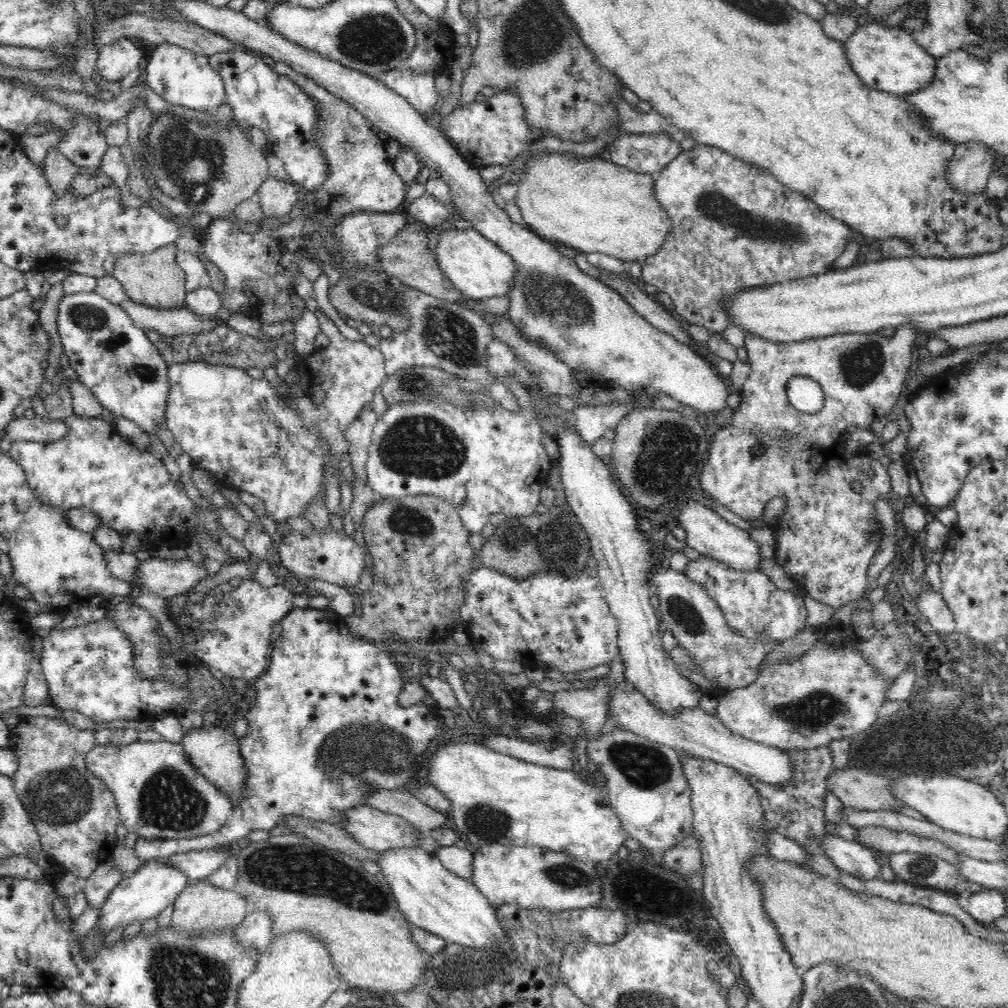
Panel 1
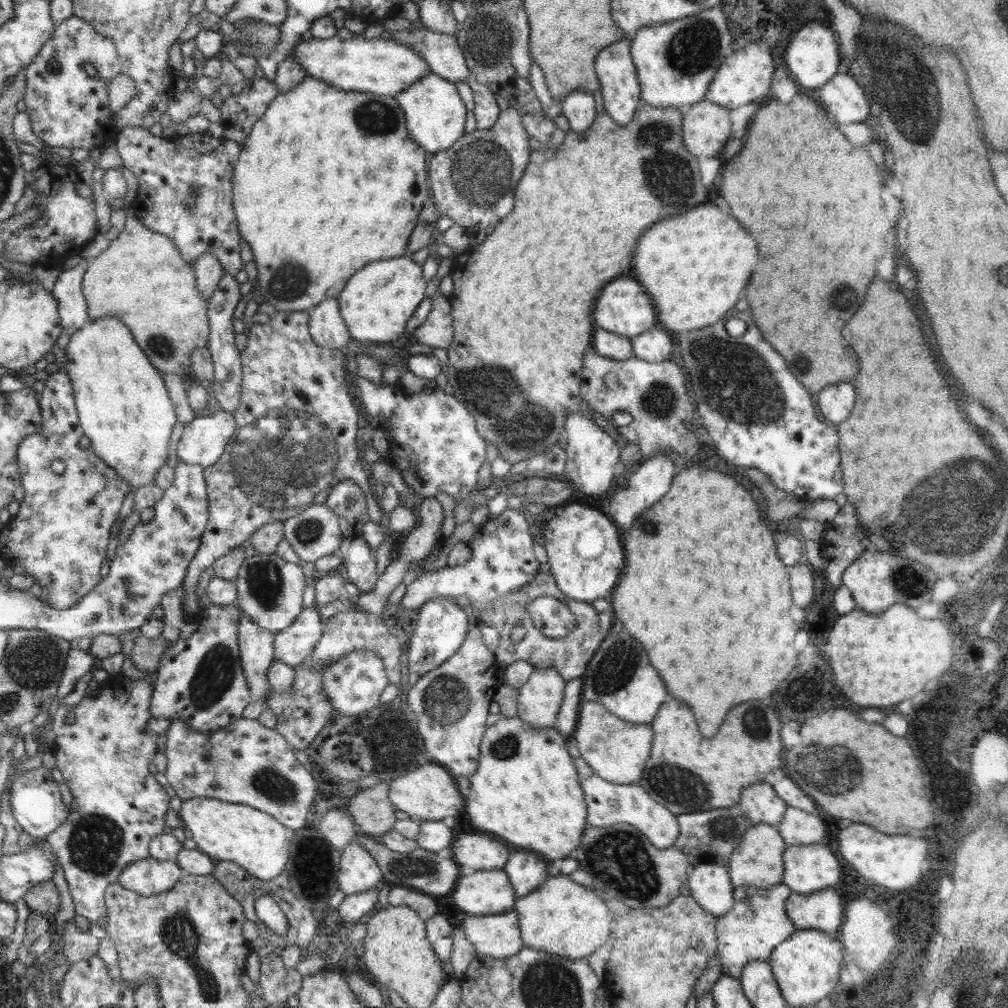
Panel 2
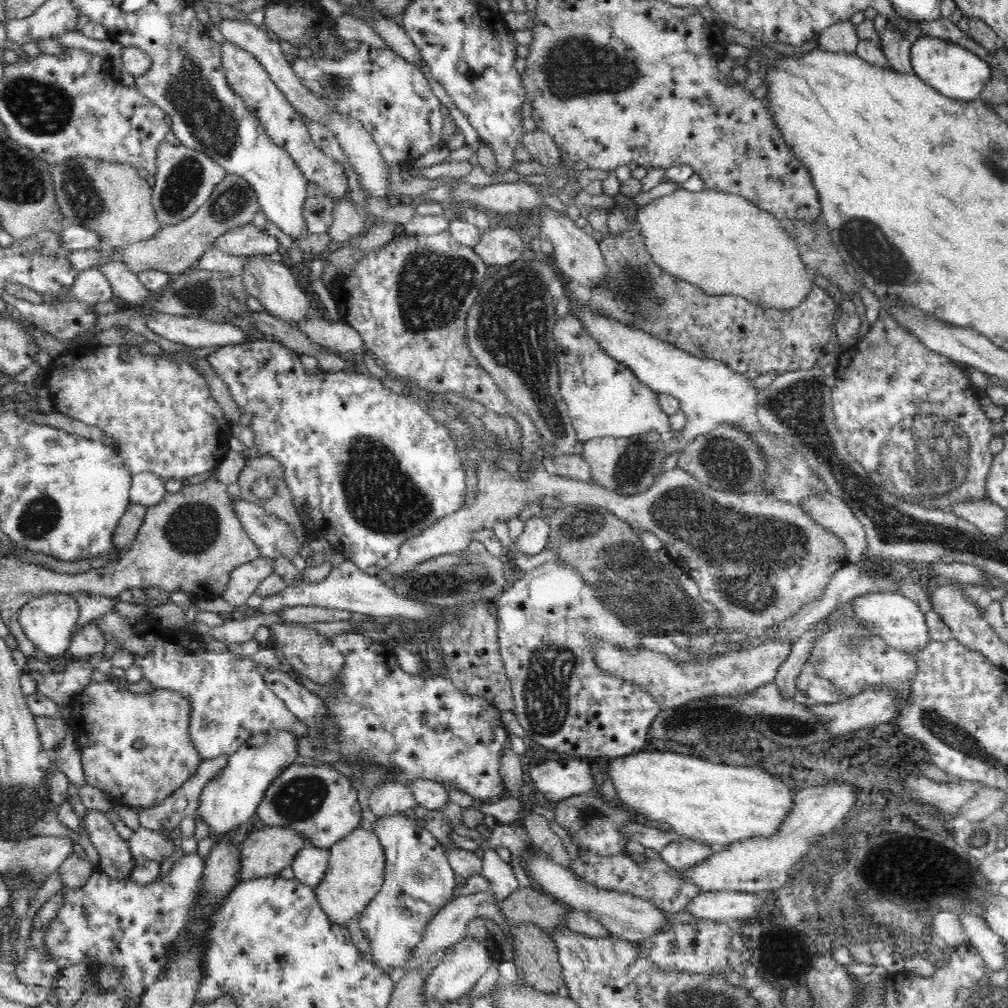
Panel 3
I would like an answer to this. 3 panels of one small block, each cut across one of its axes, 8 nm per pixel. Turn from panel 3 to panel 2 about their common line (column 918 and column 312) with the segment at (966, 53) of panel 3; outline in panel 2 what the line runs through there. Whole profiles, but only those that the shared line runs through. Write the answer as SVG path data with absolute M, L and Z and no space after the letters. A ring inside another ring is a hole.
M358 34L348 40L341 40L338 36L325 39L312 37L300 41L293 50L308 76L346 91L395 97L422 76L432 73L429 64L413 48L398 44L393 38L366 39Z

